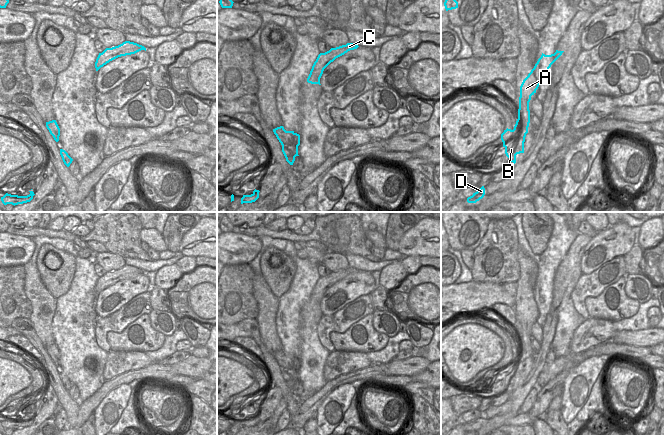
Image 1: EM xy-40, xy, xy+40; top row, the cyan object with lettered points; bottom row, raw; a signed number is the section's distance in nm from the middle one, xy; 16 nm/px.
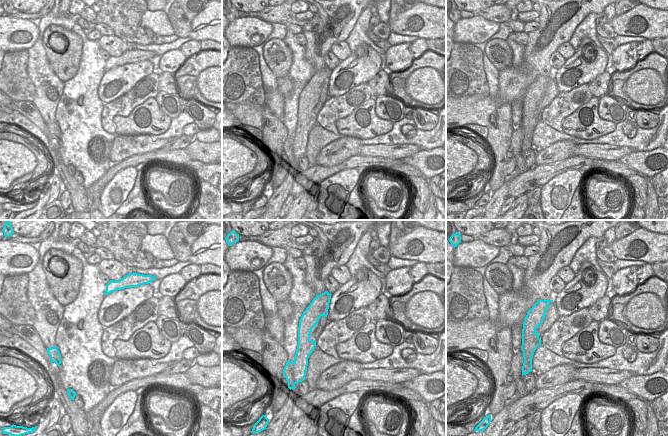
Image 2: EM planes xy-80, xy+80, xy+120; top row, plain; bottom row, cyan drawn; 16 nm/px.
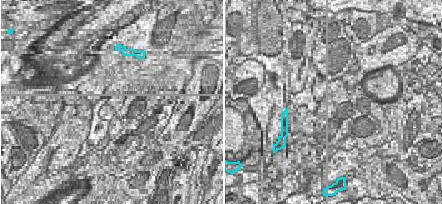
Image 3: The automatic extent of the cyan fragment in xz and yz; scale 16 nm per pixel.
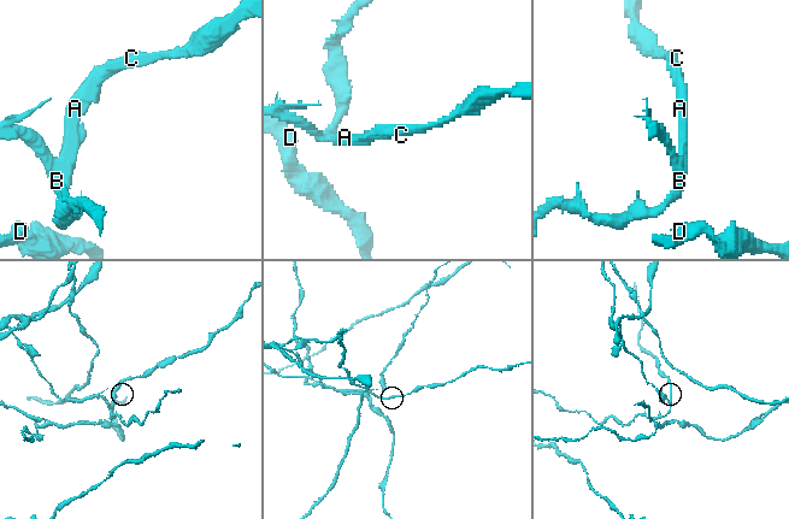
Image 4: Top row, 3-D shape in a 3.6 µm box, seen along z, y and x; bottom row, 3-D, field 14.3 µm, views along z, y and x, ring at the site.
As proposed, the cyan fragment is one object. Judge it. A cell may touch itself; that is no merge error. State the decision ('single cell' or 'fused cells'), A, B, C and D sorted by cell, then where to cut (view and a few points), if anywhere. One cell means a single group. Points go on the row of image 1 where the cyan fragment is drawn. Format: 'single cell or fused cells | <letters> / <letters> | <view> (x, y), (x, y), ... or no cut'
fused cells | A C / B D | xy+40 (513, 129), (517, 135), (517, 142), (523, 151)

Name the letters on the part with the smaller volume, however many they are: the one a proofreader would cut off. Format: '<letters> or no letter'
A, C

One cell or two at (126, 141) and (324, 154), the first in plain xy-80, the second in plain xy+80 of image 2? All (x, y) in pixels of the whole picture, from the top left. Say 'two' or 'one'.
one

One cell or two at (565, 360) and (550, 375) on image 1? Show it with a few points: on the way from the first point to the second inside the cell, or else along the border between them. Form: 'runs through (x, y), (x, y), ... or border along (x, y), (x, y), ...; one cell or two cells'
runs through (561, 364), (554, 371); one cell

